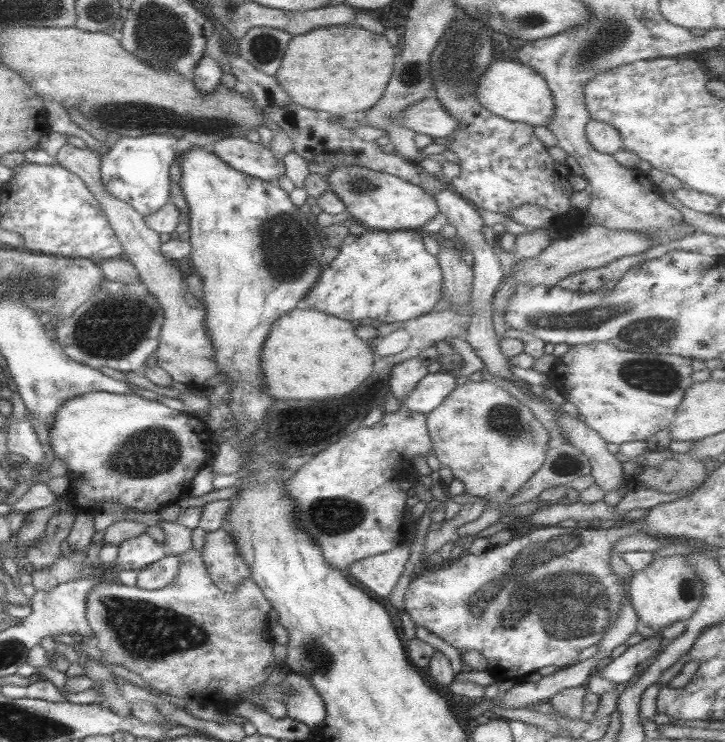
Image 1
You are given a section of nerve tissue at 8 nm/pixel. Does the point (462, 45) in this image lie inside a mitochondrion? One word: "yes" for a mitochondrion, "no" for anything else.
yes

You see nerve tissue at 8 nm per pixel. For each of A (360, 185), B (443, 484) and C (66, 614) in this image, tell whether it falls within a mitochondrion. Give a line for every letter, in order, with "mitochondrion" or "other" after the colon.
A: mitochondrion
B: other
C: other

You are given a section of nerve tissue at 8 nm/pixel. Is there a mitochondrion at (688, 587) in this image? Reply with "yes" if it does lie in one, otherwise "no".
yes

